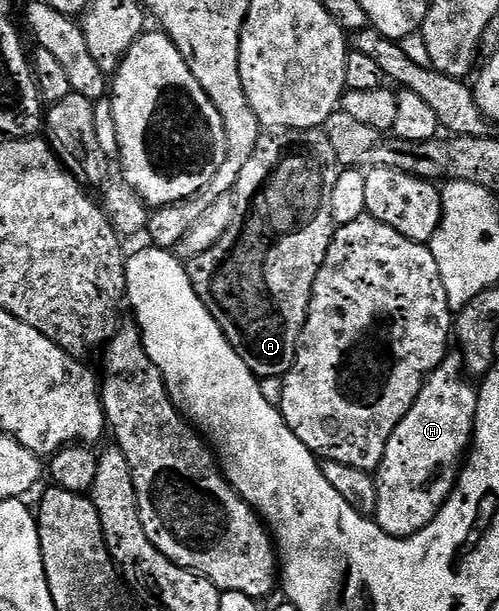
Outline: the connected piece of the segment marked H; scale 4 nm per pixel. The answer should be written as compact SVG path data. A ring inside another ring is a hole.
M448 355L447 359L441 362L441 366L437 366L427 375L427 383L417 394L409 414L405 414L397 430L393 430L385 446L385 454L374 473L377 506L373 519L379 528L388 532L392 538L412 536L420 532L426 524L433 522L443 503L451 497L451 491L455 489L465 463L465 453L473 444L478 401L476 385L469 379L463 367L462 355Z

